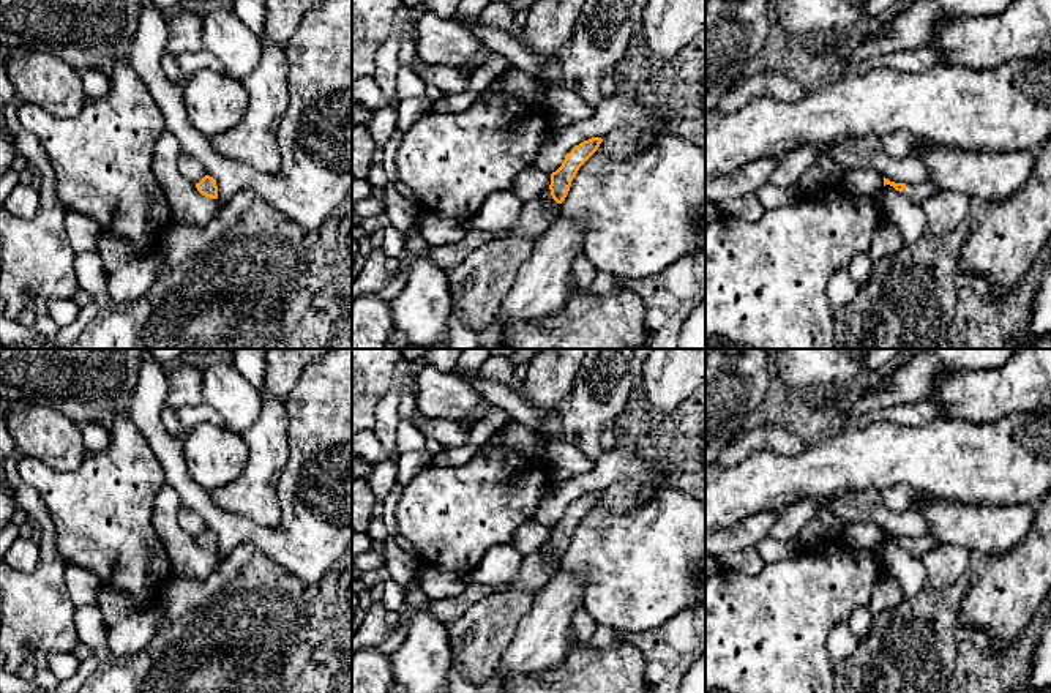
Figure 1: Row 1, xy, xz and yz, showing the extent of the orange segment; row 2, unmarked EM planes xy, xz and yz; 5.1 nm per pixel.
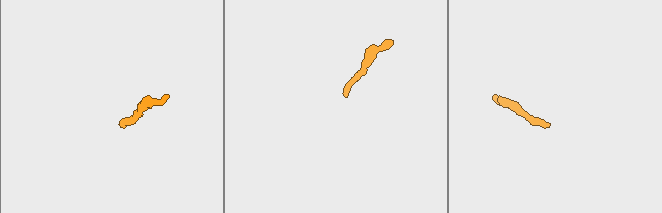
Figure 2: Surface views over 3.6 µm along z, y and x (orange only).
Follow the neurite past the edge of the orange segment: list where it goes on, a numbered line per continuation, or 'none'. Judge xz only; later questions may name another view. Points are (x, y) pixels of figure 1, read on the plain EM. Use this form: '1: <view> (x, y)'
1: xz (535, 572)

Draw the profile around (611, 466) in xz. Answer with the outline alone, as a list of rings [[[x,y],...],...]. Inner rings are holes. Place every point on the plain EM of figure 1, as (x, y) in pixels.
[[[619,448],[603,451],[590,472],[552,483],[533,521],[551,529],[562,519],[565,508],[581,496],[592,491],[604,493],[615,481],[626,477],[641,477],[650,467],[638,456]]]

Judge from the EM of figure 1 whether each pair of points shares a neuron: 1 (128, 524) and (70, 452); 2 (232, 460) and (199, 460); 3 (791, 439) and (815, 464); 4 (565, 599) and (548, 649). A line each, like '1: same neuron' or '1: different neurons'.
1: different neurons
2: same neuron
3: different neurons
4: same neuron

